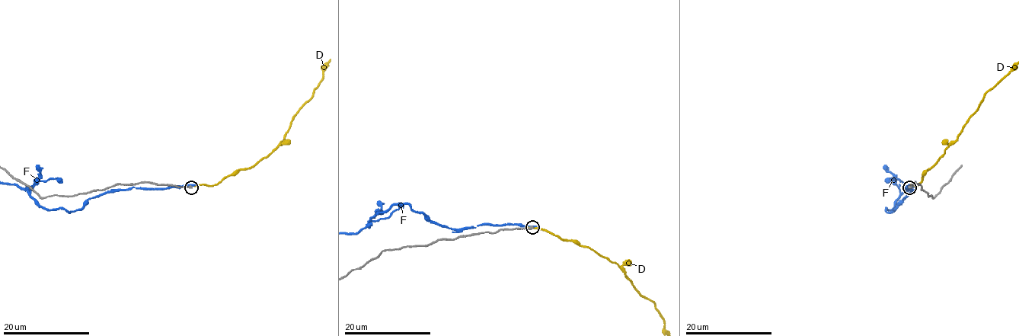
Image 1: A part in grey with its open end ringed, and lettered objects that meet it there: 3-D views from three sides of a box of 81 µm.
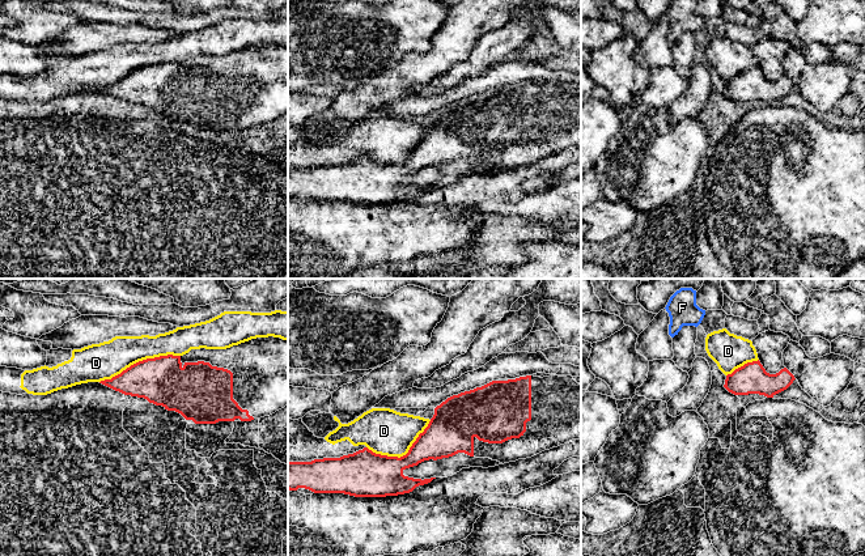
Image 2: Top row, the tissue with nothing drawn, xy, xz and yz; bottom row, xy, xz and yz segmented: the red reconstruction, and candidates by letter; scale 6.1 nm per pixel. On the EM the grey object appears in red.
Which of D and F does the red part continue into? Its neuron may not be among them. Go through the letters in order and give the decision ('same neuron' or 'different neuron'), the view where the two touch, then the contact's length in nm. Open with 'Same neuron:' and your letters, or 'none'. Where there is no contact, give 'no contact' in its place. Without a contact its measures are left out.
Same neuron: none
D: different neuron | xy | 500 nm
F: different neuron | no contact

